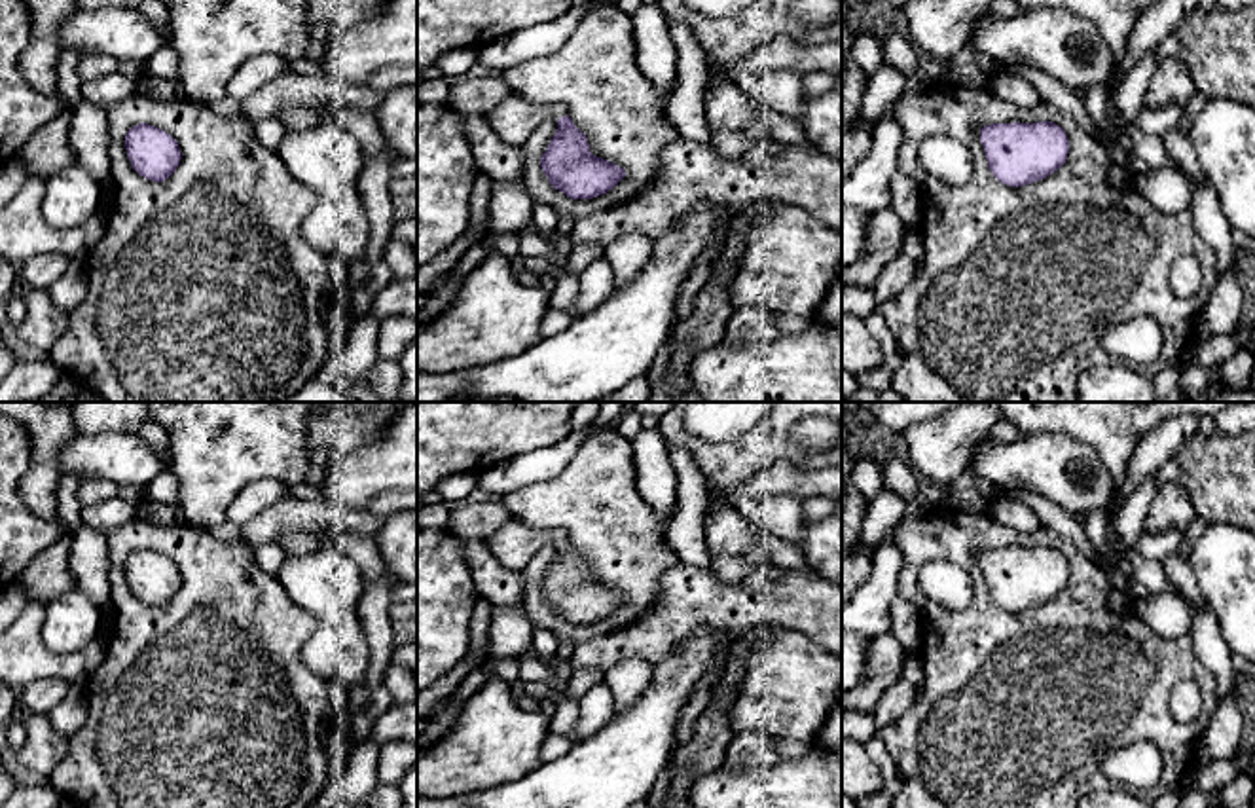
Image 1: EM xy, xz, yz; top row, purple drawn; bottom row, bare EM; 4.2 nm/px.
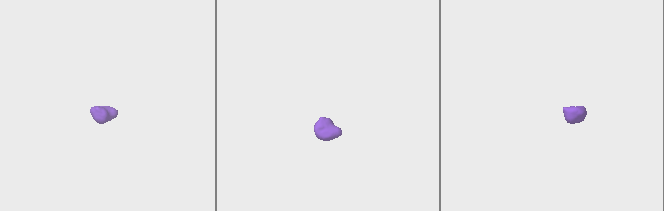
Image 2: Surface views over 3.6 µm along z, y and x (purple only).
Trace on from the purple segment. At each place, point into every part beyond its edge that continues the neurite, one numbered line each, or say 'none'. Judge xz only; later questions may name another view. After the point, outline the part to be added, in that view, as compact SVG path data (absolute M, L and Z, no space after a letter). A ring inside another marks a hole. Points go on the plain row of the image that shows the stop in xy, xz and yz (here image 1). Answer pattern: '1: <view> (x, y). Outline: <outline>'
1: xz (514, 545). Outline: M512 518L489 537L487 544L506 569L523 571L540 546L563 541L567 537L561 531L540 531Z

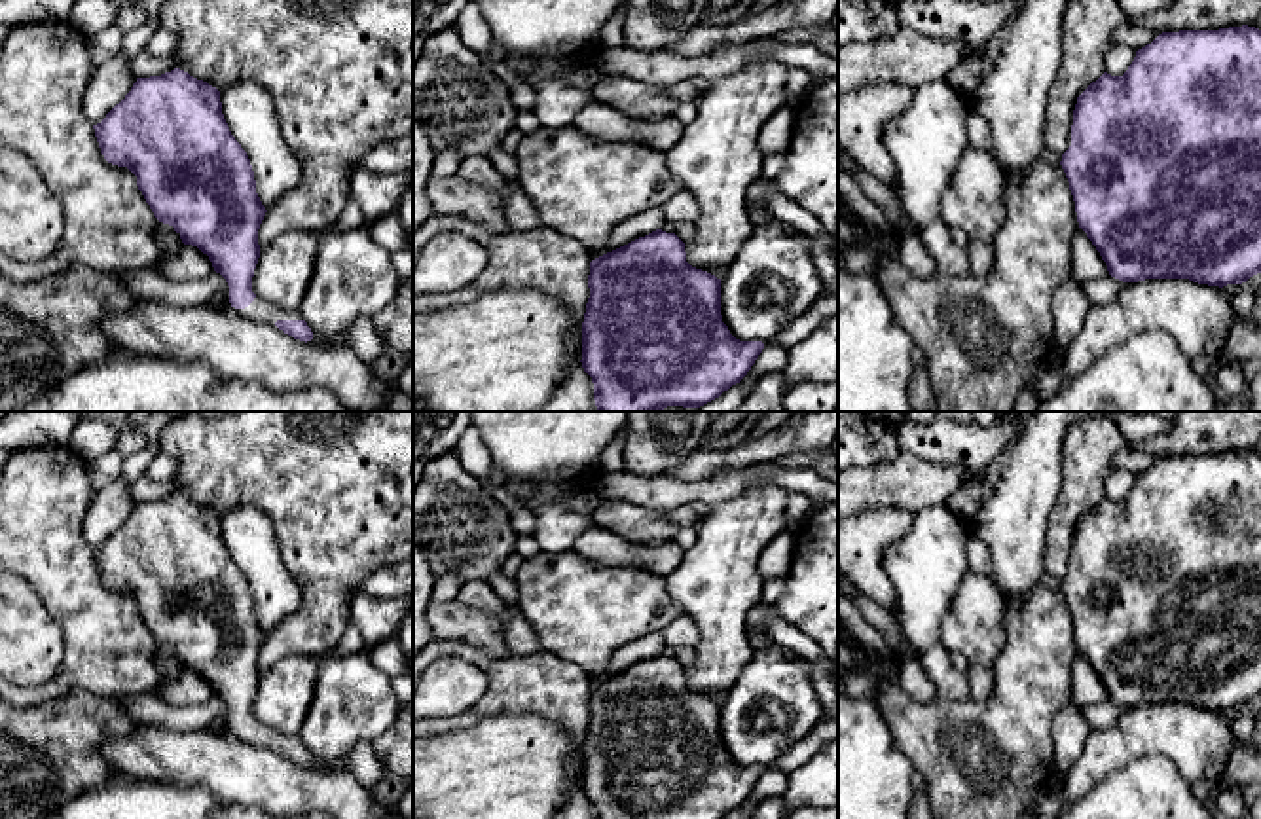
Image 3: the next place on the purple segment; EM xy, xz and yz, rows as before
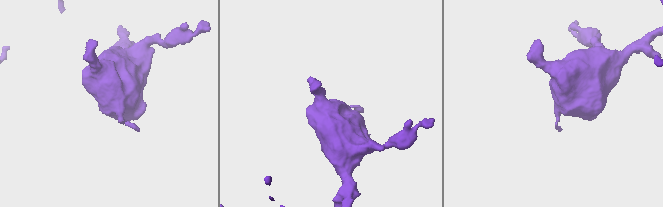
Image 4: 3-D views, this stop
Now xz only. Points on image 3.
none

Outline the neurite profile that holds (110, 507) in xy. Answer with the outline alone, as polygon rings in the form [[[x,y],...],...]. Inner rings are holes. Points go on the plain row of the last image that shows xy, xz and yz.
[[[121,476],[99,491],[83,523],[87,544],[93,550],[101,548],[125,523],[135,506],[137,500],[129,495],[129,482]]]

